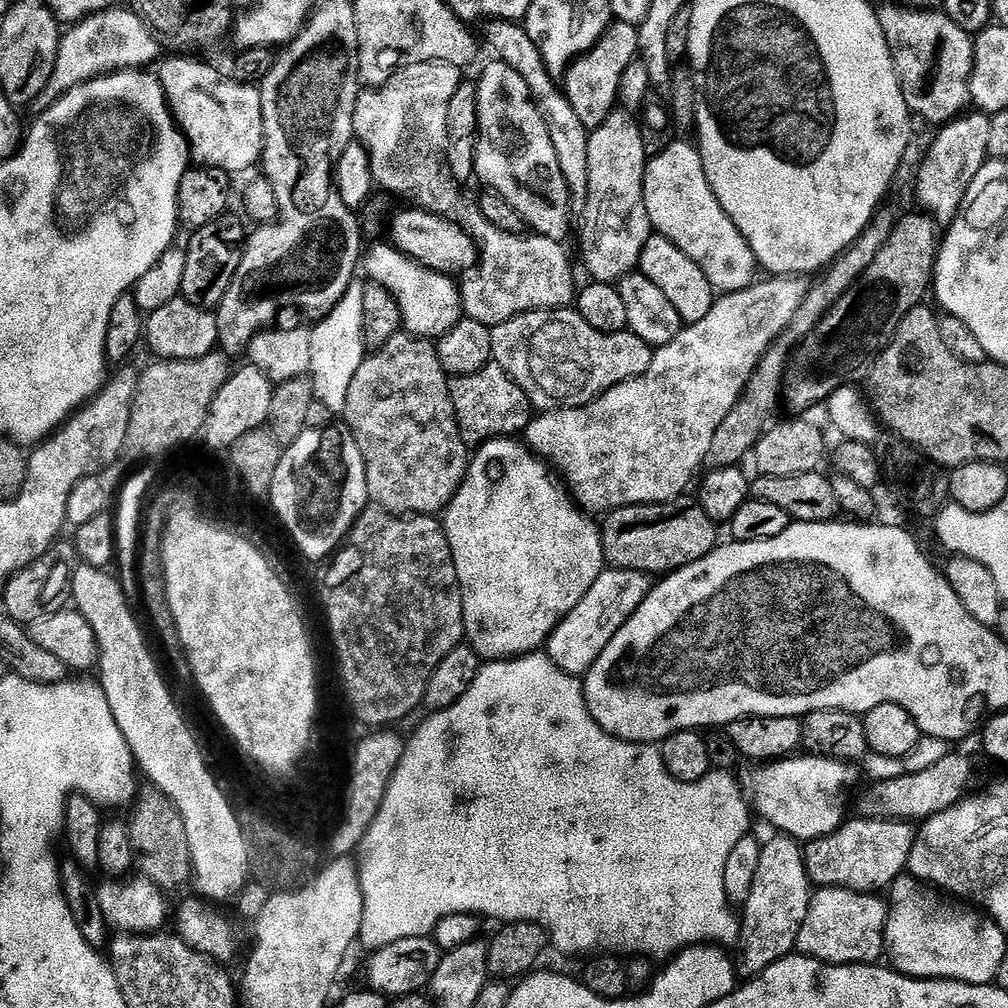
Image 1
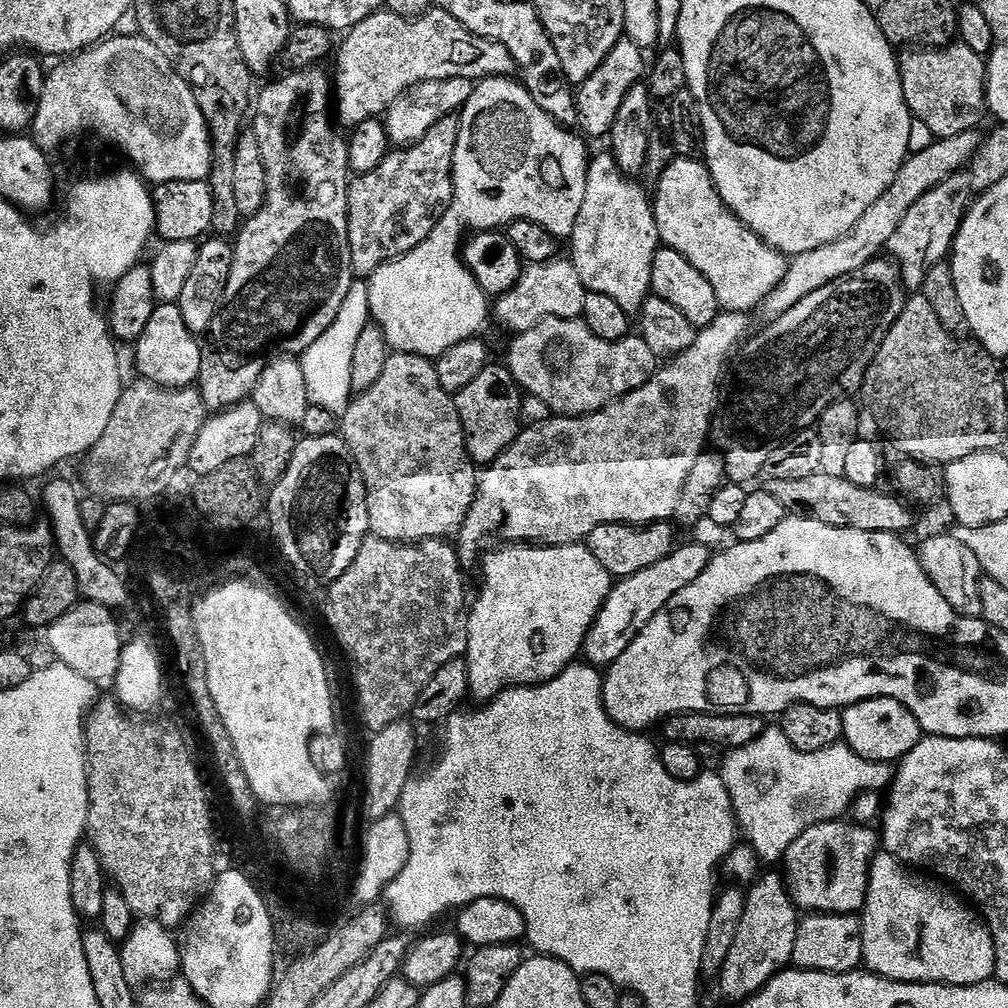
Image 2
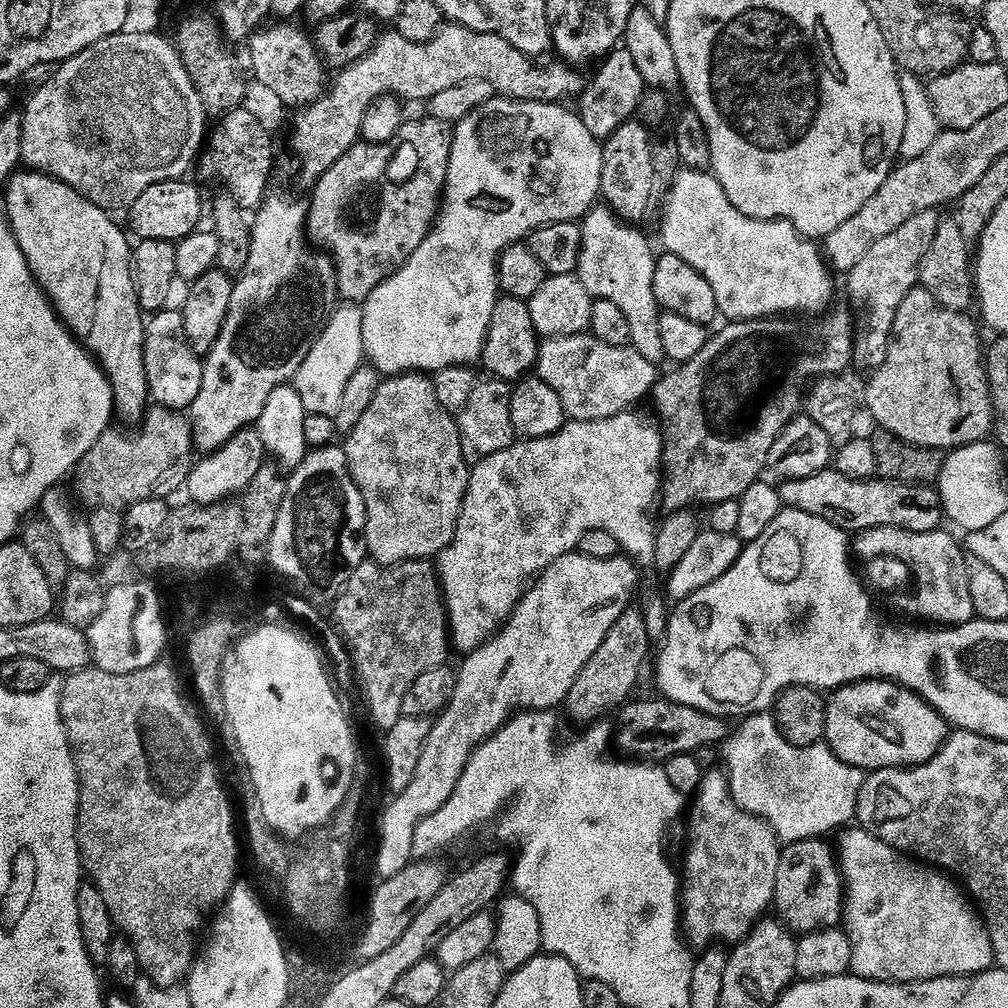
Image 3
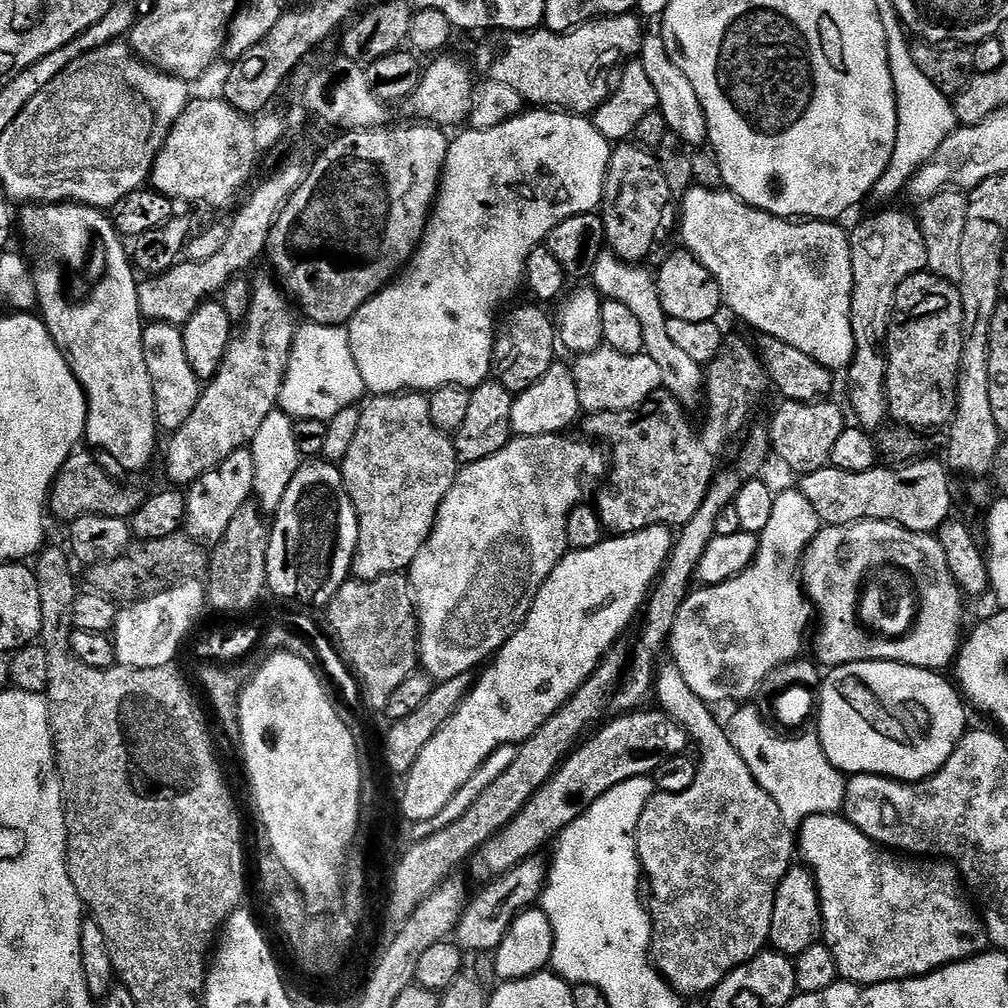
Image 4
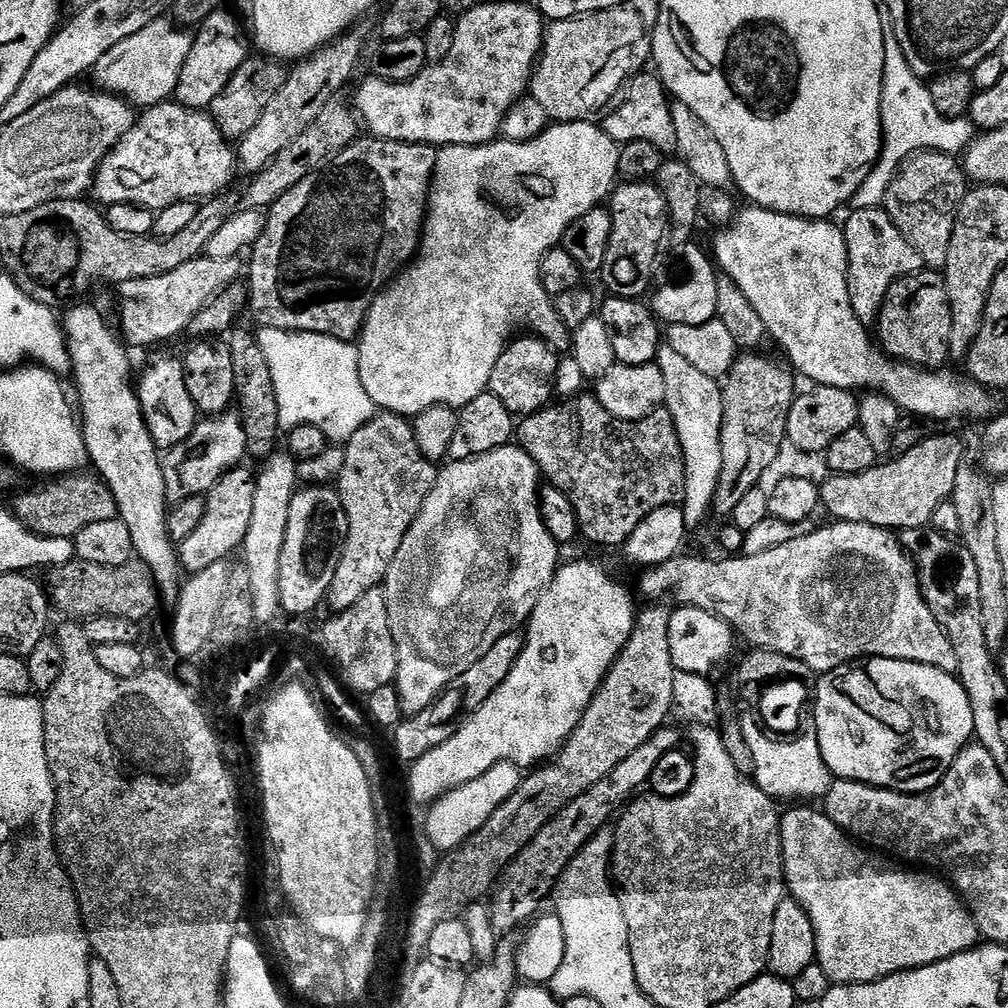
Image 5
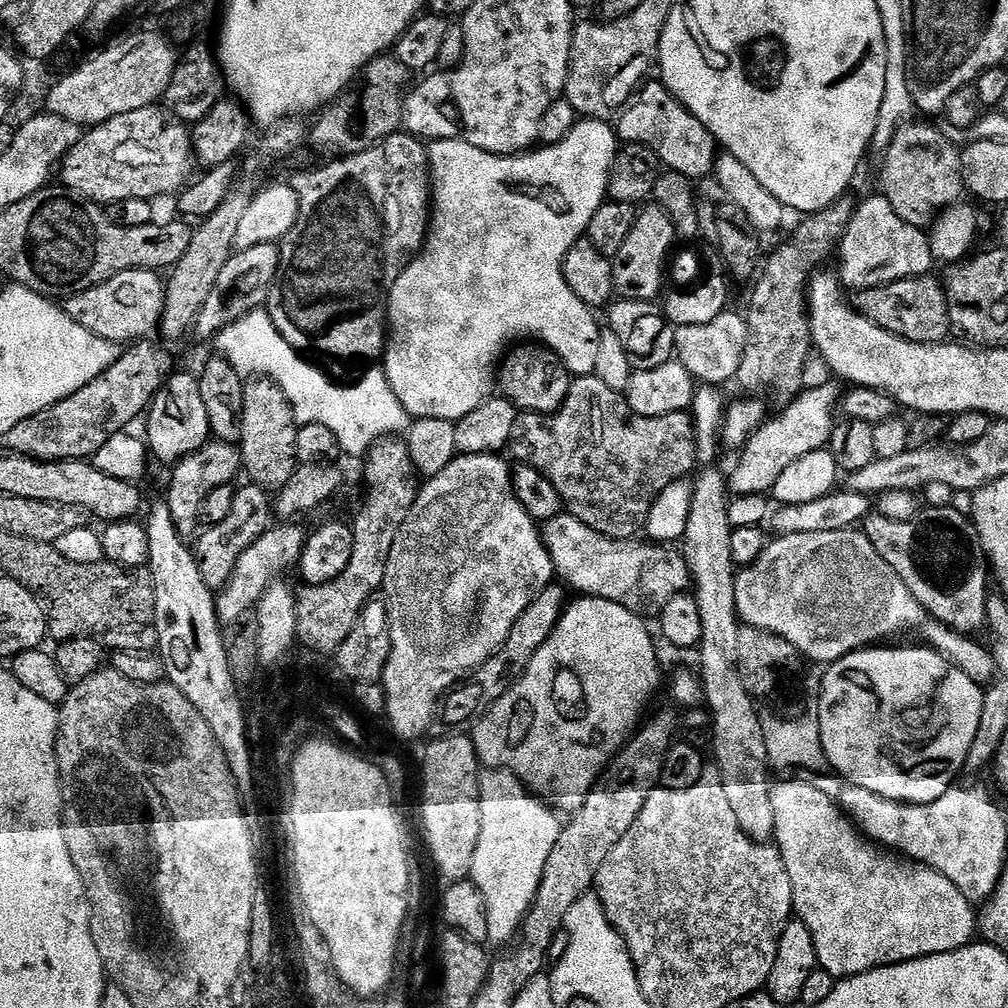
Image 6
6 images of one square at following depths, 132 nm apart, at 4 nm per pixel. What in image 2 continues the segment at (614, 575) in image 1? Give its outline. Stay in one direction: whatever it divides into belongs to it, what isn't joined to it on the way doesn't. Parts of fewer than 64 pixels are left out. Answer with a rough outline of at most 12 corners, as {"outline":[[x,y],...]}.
{"outline":[[706,545],[617,579],[584,636],[613,664],[654,614],[706,570]]}

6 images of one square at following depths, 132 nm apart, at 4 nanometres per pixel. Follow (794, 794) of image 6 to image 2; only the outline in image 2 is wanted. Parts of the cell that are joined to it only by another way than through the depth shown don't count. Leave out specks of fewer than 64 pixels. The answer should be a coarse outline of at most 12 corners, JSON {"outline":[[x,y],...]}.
{"outline":[[889,852],[862,913],[867,971],[966,986],[996,975],[991,930]]}

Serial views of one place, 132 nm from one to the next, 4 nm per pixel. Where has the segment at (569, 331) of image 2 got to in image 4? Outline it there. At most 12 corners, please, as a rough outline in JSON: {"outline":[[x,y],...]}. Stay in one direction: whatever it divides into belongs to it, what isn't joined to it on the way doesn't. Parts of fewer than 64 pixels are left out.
{"outline":[[607,346],[571,365],[585,413],[628,412],[661,391],[658,362]]}

